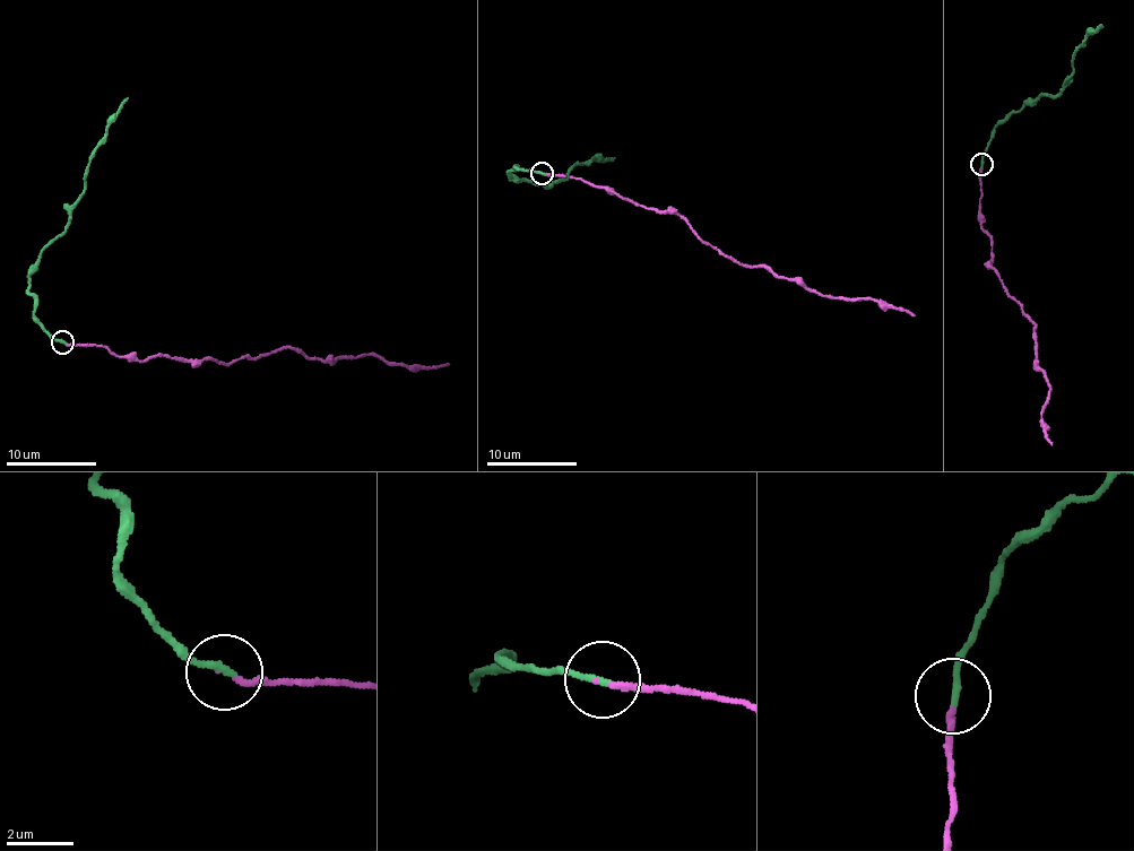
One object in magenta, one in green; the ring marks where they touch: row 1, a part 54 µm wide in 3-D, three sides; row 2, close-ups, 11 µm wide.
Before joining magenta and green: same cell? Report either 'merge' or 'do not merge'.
merge

